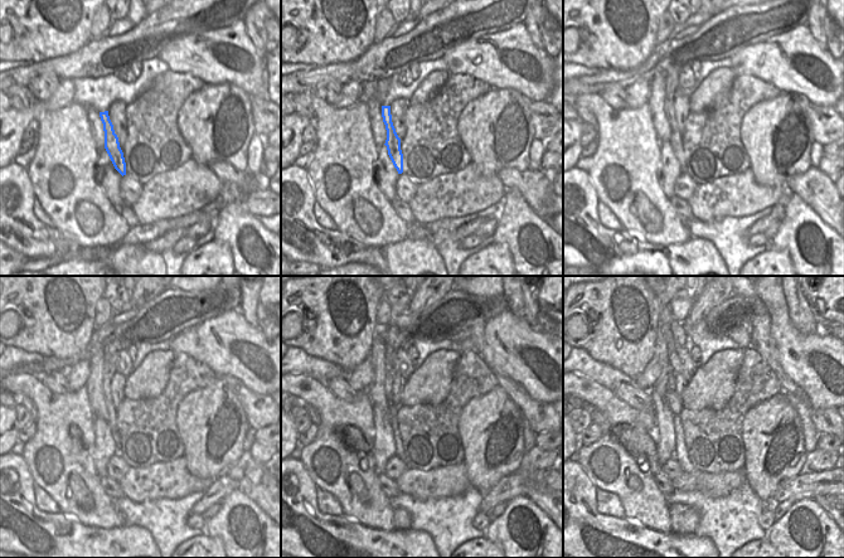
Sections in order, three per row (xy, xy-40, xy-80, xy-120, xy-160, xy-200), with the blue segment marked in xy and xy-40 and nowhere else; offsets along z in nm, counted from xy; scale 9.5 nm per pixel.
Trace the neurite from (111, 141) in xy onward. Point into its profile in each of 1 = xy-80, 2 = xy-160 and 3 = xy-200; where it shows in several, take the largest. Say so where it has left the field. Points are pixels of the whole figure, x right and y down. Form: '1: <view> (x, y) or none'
1: xy-80 (672, 79)
2: xy-160 (389, 372)
3: xy-200 (670, 383)

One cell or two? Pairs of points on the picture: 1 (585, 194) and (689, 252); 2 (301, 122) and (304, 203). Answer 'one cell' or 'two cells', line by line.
1: one cell
2: two cells

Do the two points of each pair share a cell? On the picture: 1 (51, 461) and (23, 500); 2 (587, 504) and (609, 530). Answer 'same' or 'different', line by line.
1: different
2: same

